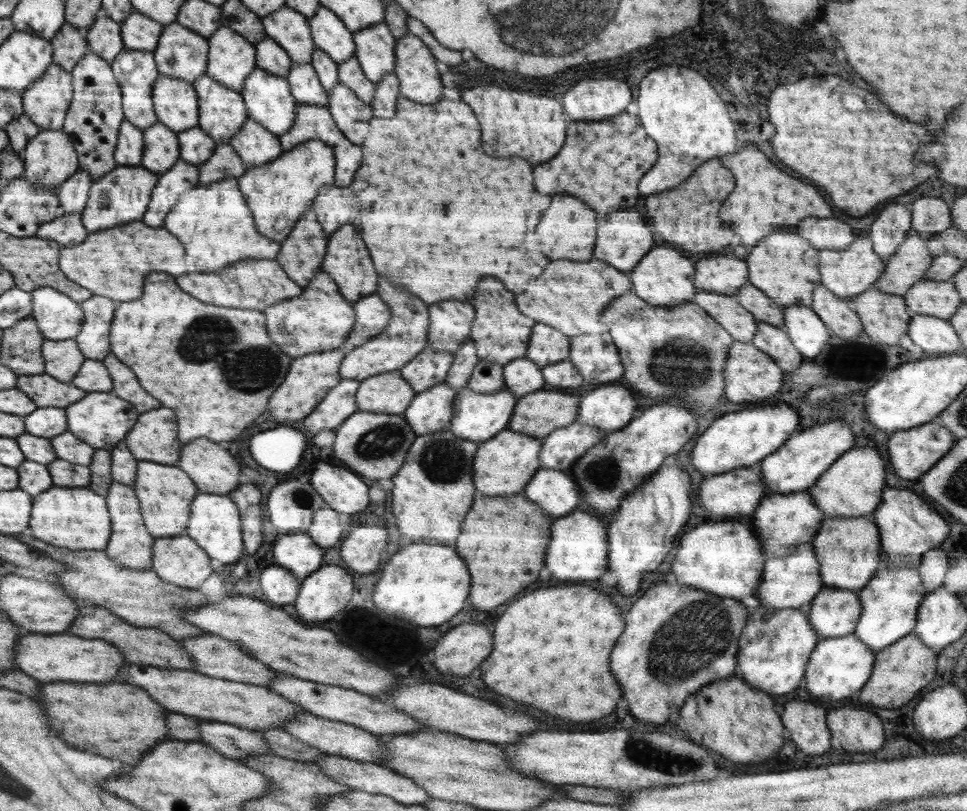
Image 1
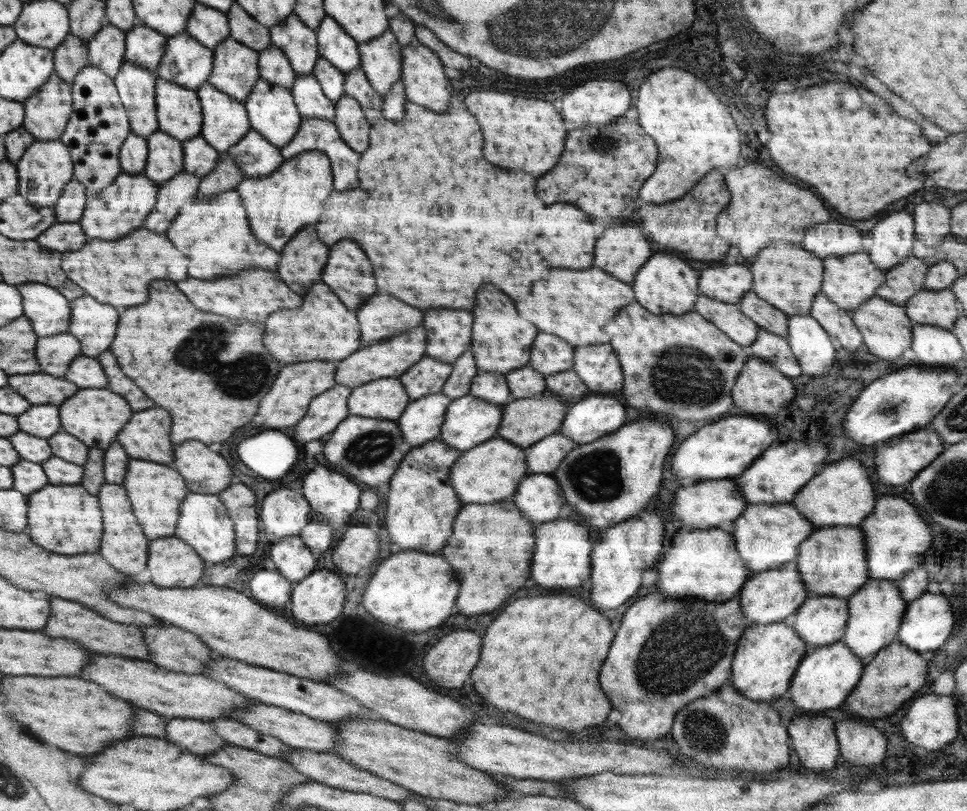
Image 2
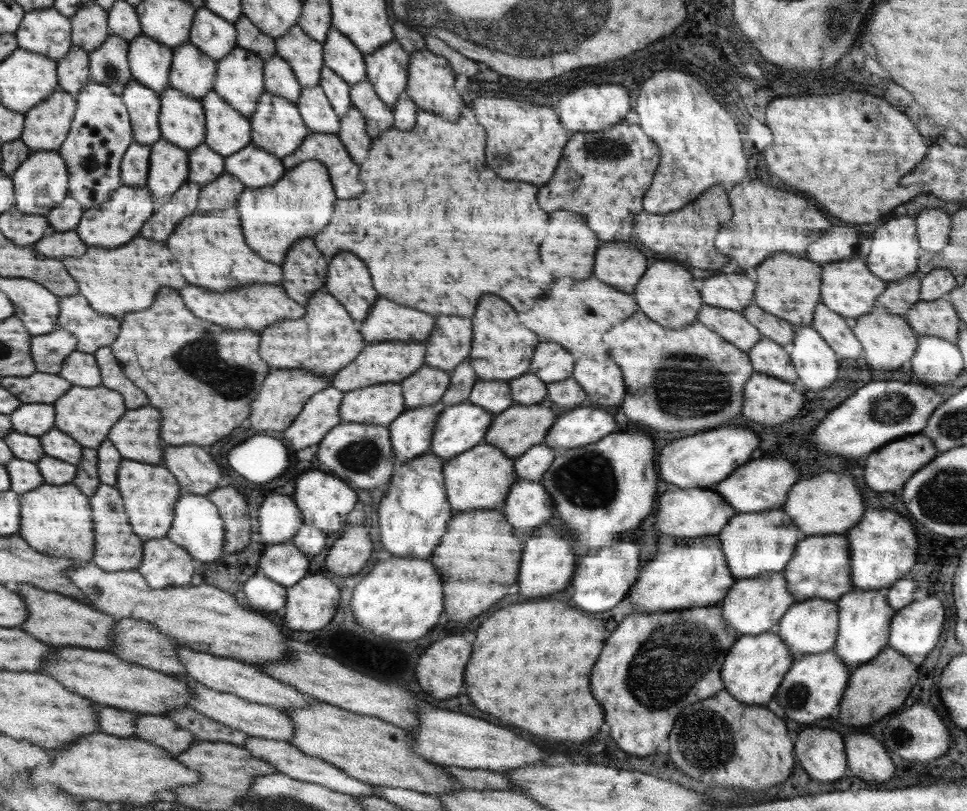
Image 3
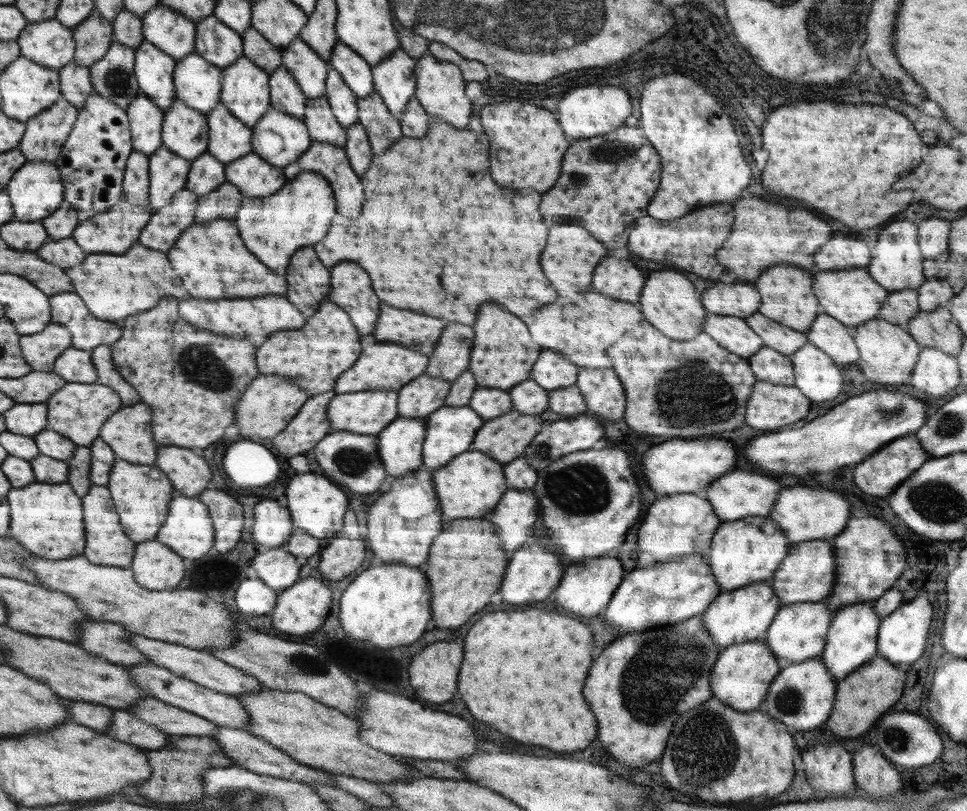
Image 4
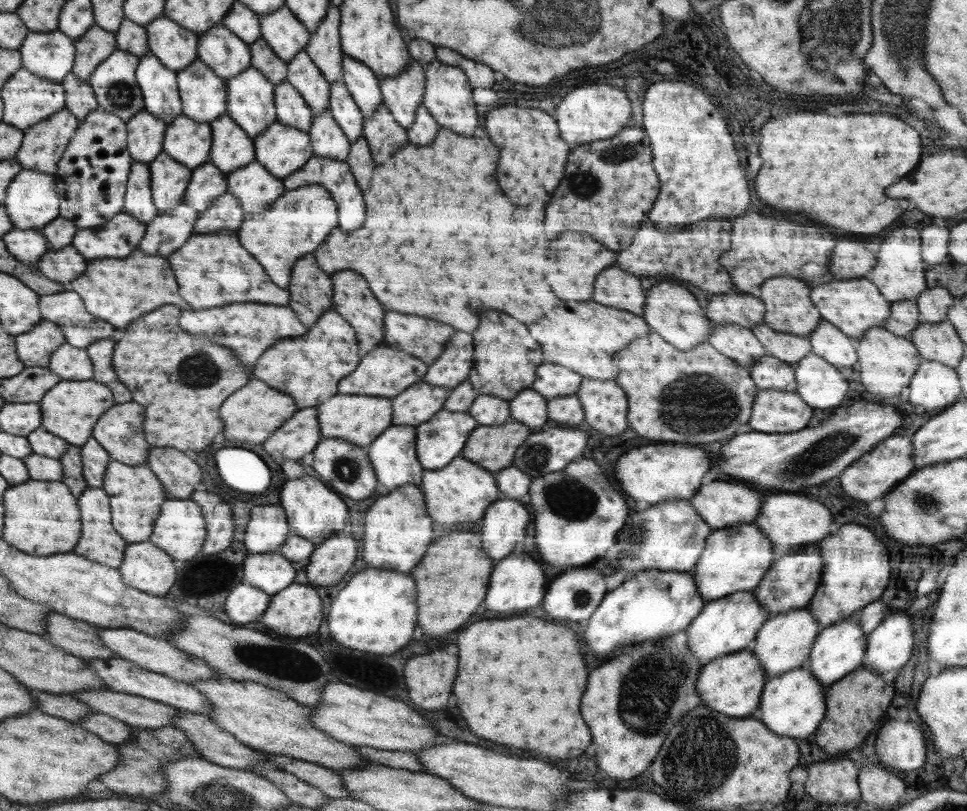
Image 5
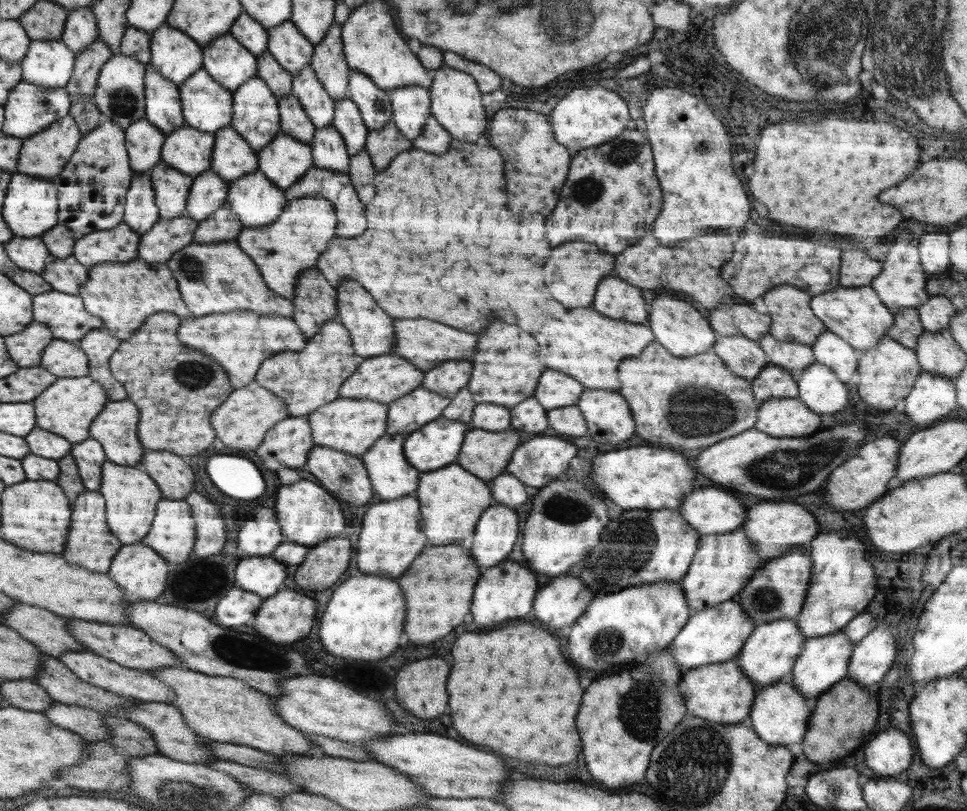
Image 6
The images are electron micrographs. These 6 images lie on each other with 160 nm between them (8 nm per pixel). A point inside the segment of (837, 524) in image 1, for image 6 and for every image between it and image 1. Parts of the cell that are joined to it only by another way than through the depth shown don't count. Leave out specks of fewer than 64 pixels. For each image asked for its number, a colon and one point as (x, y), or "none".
2: (833, 561)
3: (820, 569)
4: (807, 574)
5: (790, 583)
6: (778, 589)

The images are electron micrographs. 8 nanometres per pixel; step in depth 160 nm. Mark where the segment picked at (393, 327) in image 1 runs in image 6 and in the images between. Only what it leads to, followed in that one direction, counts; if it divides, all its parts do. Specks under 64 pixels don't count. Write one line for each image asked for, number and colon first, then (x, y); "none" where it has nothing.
2: (391, 357)
3: (390, 362)
4: (389, 367)
5: (386, 372)
6: (384, 378)

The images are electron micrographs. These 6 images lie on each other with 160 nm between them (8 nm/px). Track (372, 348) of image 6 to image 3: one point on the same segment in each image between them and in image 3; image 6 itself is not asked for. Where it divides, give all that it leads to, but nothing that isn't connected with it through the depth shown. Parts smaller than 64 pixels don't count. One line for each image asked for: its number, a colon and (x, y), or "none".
3: (350, 282)
4: (351, 286)
5: (353, 298)

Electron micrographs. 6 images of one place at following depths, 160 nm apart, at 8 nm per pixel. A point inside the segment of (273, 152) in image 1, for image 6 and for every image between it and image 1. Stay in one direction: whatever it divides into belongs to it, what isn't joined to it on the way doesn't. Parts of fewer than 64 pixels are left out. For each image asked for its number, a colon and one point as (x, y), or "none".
2: (256, 157)
3: (255, 167)
4: (254, 176)
5: (256, 189)
6: (256, 200)

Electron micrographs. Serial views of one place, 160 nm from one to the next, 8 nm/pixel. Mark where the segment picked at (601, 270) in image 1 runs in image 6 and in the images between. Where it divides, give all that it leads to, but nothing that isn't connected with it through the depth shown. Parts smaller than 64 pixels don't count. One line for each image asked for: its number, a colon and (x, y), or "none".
2: (575, 305)
3: (574, 313)
4: (581, 327)
5: (585, 336)
6: (595, 344)

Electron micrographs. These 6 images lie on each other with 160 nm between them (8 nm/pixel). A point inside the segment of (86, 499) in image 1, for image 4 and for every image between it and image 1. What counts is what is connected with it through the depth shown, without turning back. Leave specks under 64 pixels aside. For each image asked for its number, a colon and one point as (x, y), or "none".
2: (66, 519)
3: (55, 519)
4: (48, 518)

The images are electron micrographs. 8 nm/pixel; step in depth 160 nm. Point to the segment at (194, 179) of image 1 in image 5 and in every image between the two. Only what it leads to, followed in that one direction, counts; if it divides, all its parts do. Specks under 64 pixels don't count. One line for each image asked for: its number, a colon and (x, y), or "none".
2: (183, 189)
3: (161, 223)
4: (166, 223)
5: (170, 229)

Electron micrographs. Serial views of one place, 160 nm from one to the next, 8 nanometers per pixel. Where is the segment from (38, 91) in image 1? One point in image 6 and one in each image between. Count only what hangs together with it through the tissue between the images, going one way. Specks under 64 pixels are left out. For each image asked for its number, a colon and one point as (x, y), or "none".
2: (46, 113)
3: (46, 126)
4: (46, 132)
5: (45, 142)
6: (43, 155)

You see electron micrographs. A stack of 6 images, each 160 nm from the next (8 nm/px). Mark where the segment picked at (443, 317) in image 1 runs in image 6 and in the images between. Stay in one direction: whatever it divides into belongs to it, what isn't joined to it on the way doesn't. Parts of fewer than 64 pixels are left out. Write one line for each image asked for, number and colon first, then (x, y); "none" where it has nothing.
2: (450, 332)
3: (452, 341)
4: (452, 353)
5: (452, 366)
6: (448, 378)

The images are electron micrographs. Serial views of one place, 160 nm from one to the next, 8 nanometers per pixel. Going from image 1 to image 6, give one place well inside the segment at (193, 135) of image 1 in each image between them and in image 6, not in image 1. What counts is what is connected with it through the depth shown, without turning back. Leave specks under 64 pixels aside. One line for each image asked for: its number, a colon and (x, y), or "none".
2: (200, 158)
3: (205, 165)
4: (208, 173)
5: (208, 183)
6: (209, 192)

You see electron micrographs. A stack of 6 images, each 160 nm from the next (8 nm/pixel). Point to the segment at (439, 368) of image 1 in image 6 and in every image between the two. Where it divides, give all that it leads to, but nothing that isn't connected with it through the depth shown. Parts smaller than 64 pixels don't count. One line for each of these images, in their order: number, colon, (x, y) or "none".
2: (426, 377)
3: (428, 386)
4: (426, 394)
5: (418, 404)
6: (411, 413)

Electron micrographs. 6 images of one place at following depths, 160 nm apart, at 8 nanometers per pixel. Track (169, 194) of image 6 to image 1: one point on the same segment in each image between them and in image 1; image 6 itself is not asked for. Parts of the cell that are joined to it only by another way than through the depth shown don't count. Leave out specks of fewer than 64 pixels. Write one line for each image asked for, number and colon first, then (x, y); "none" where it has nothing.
1: (162, 145)
2: (166, 153)
3: (169, 169)
4: (168, 173)
5: (170, 179)

